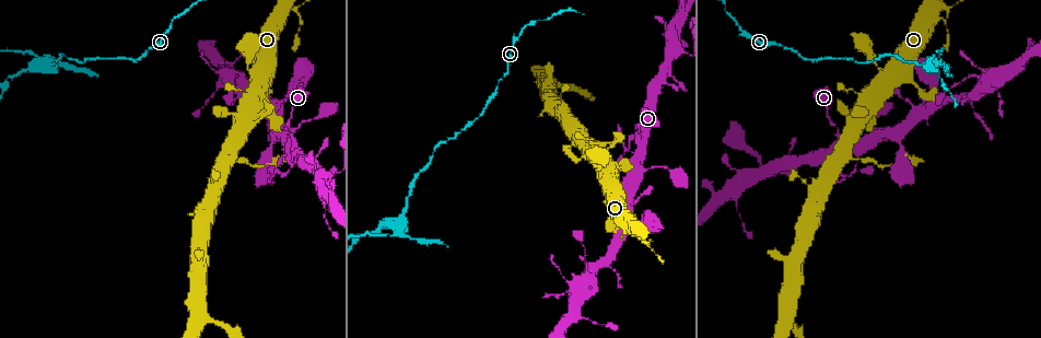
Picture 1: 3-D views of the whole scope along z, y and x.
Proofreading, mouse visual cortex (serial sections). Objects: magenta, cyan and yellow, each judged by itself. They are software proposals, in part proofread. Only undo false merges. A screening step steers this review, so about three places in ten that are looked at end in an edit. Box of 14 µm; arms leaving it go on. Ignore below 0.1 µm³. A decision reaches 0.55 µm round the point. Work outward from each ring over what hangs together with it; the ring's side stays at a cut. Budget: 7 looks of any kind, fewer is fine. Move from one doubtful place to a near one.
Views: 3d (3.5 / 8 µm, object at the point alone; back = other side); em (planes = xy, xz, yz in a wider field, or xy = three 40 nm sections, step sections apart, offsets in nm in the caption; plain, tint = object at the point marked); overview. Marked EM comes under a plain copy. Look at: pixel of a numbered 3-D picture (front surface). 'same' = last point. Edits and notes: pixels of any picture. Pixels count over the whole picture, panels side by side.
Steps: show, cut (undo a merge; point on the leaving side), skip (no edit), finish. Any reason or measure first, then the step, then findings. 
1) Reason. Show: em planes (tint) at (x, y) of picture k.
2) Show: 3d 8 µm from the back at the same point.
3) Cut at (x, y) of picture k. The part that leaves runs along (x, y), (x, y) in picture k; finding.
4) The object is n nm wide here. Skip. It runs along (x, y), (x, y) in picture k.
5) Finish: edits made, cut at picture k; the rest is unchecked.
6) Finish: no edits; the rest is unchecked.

Thin neck. Show: 3d 3.5 µm at (645, 136) of picture 1.

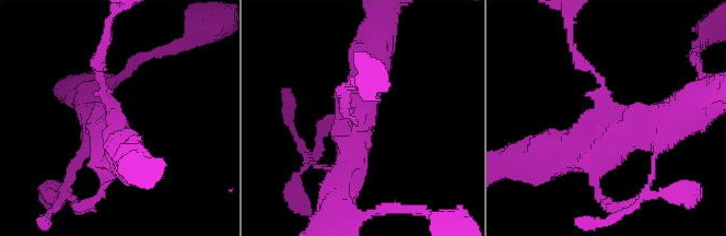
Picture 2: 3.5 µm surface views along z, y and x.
4 arms meet here; the arms are 100, 350, 500, 500 nm wide; now the EM. Show: em planes (tint) at (360, 126) of picture 2.

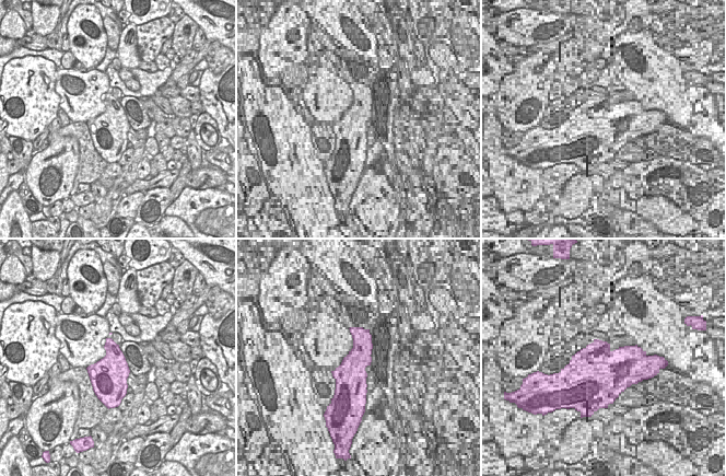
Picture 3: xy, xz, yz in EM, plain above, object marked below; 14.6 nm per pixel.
Skip. It runs along (343, 97), (360, 126), (340, 187) in picture 2; continuous, no second cell.

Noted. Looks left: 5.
Show: 3d 3.5 µm at (329, 176) of picture 1.

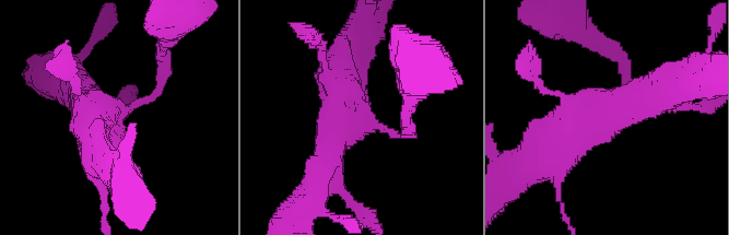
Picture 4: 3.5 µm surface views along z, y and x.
Show: em xy step 5 (tint) at (359, 127) of picture 4.

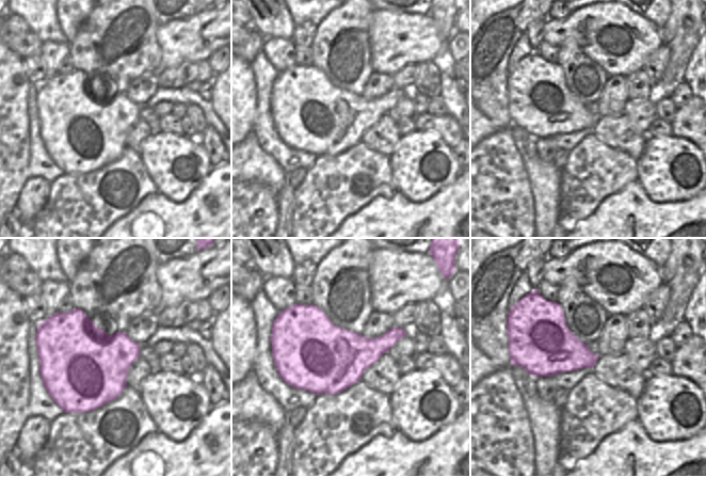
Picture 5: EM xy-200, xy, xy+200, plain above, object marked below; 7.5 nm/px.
Skip. It runs along (678, 86), (591, 117), (560, 153) in picture 4; one cell here.

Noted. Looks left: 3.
Show: 3d 3.5 µm at (399, 223) of picture 1.

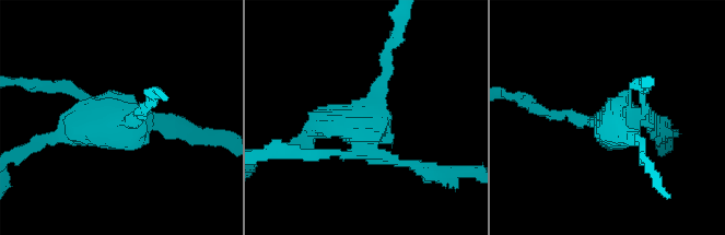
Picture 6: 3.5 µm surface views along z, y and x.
Show: em xy step 5 (tint) at (358, 121) of picture 6.

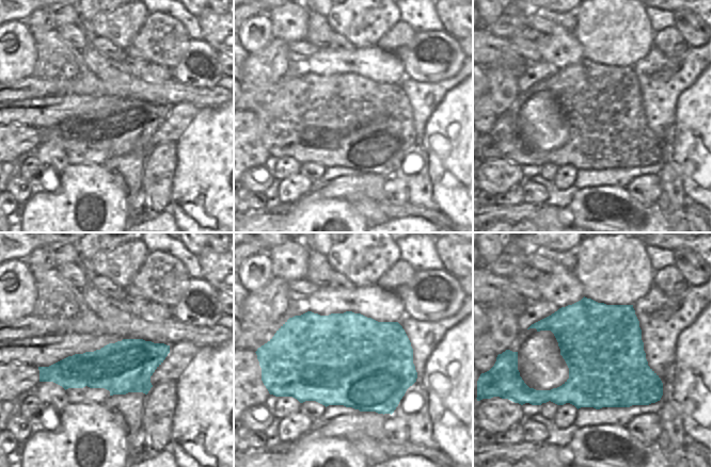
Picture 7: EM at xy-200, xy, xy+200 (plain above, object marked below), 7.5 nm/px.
Another direction. Show: em planes (tint) at the same point.

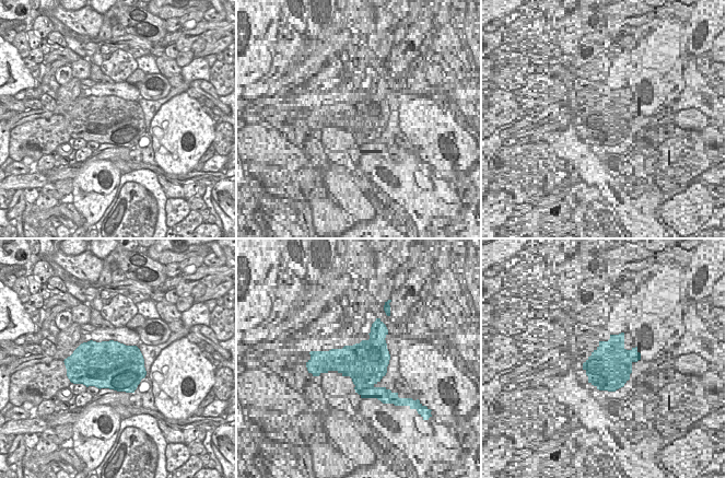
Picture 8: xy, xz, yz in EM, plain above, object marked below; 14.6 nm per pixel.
The object is 700 nm wide here. Cut at (167, 120) of picture 6. The part that leaves runs along (370, 149), (428, 172), (471, 172) in picture 6; two cells meet here.

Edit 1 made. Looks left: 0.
Finish: edits made, cut at picture 6; the rest is unchecked.

